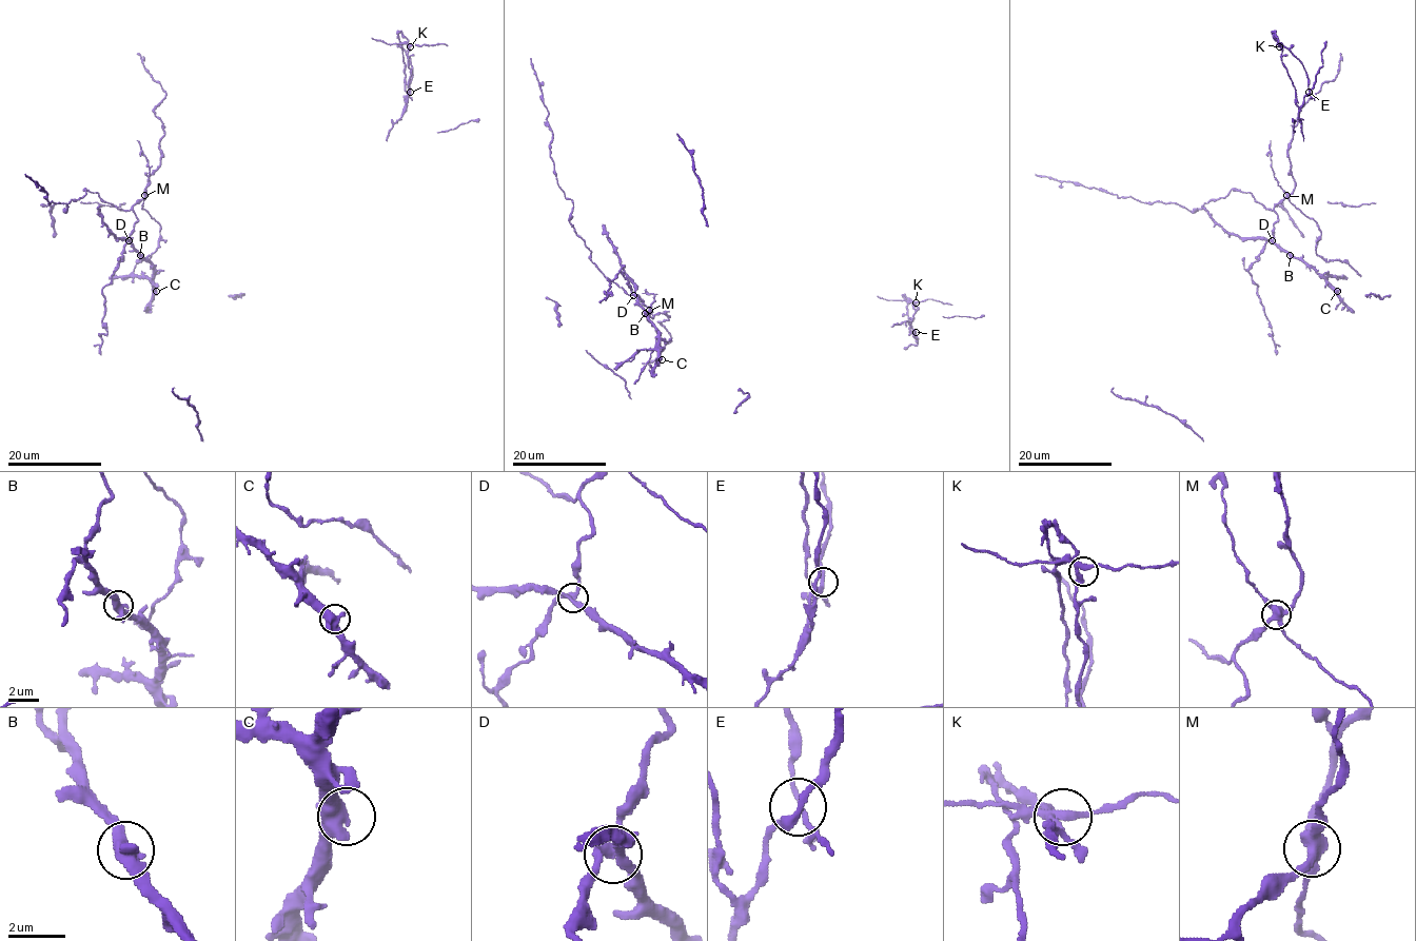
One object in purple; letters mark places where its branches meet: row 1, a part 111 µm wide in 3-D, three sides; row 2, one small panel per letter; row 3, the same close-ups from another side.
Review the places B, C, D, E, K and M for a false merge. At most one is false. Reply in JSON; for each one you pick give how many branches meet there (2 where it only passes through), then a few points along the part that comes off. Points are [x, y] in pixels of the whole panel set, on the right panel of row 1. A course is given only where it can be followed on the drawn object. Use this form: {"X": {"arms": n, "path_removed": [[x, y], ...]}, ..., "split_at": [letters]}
{"M": {"arms": 4, "path_removed": [[1286, 195], [1318, 226], [1320, 238], [1316, 252], [1328, 261], [1346, 261], [1360, 277]]}, "split_at": ["M"]}

